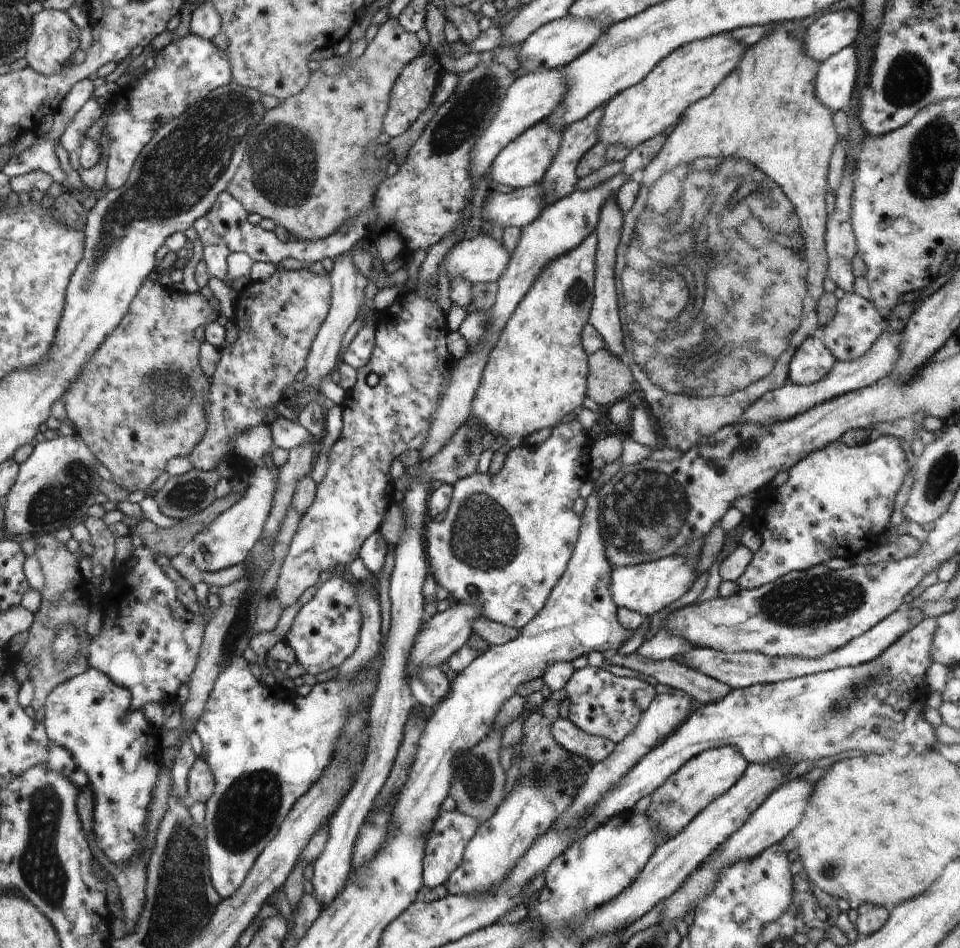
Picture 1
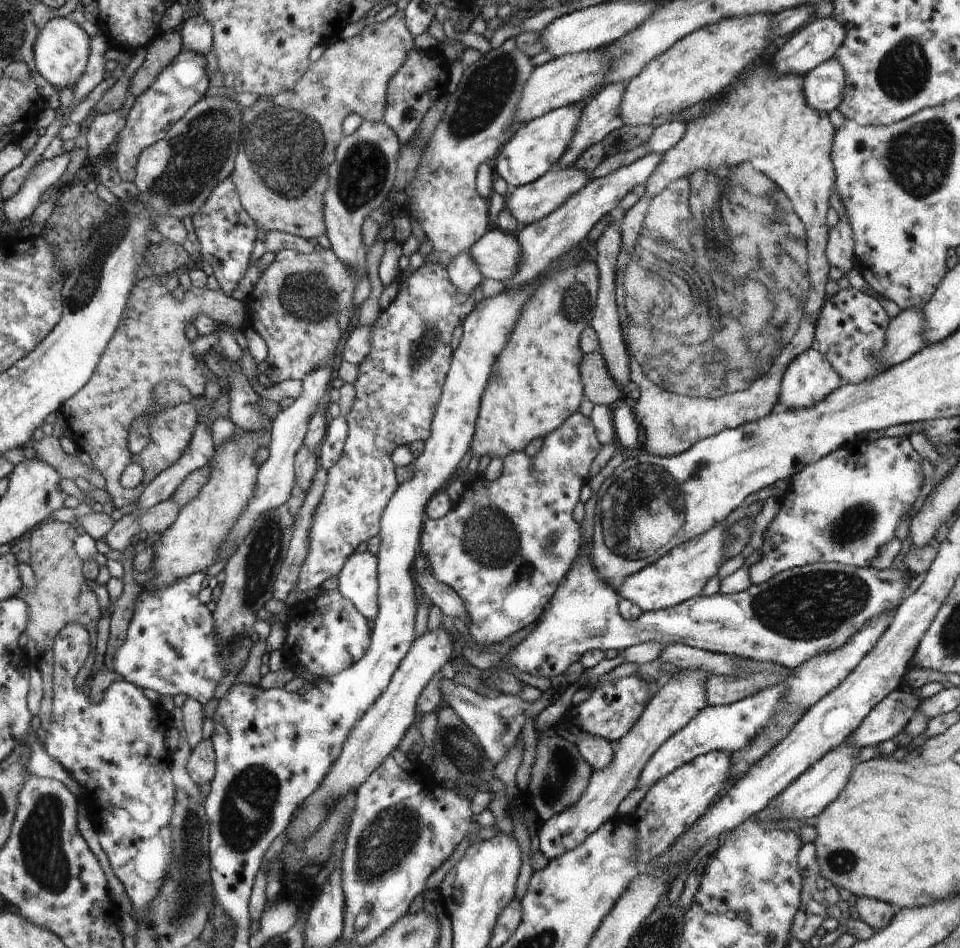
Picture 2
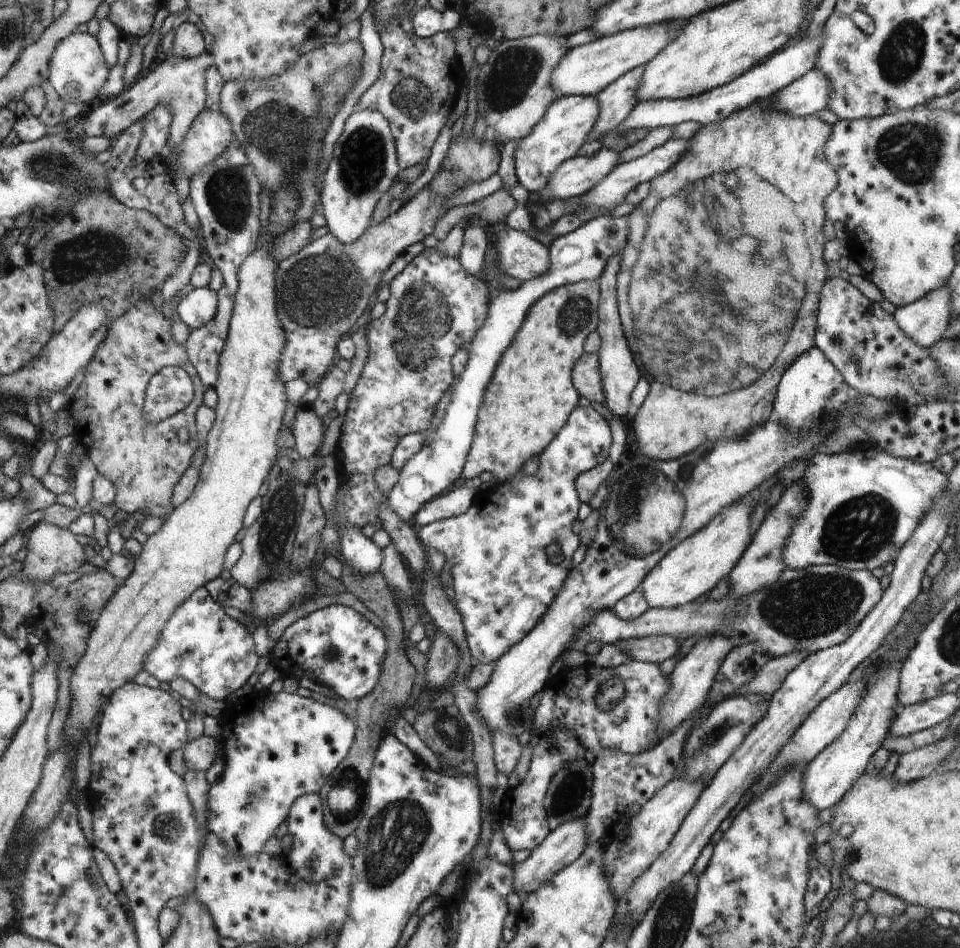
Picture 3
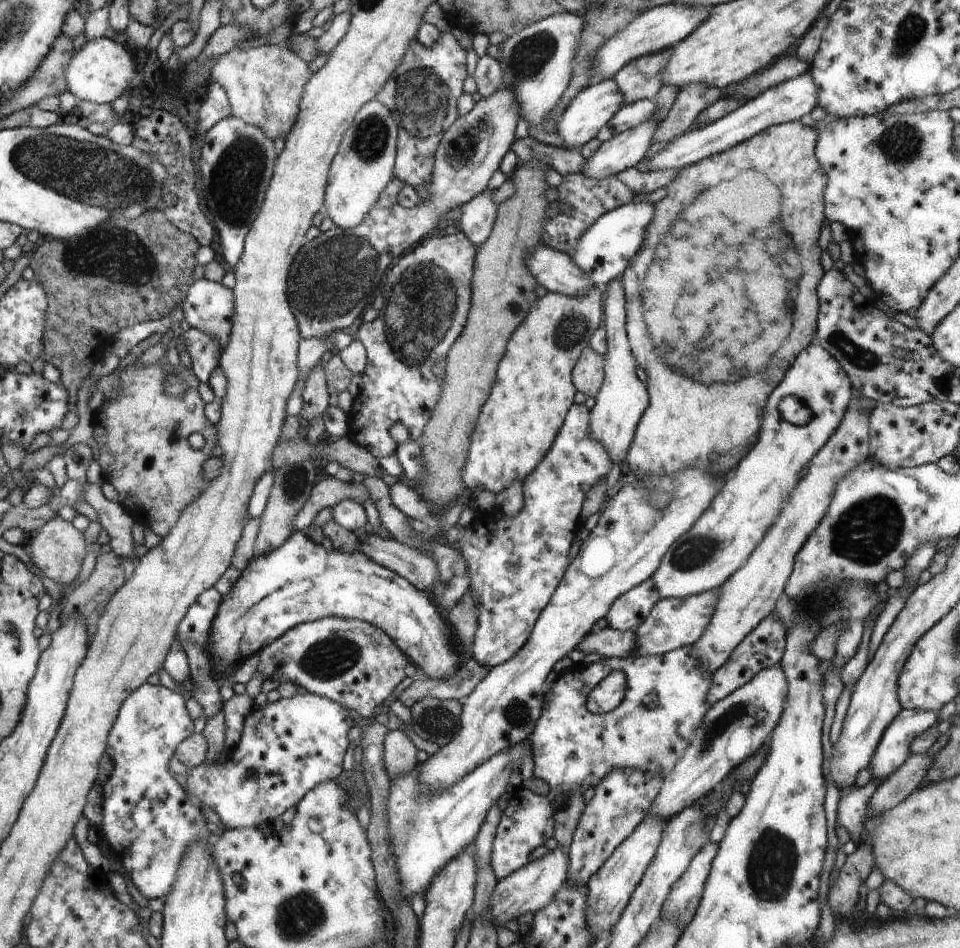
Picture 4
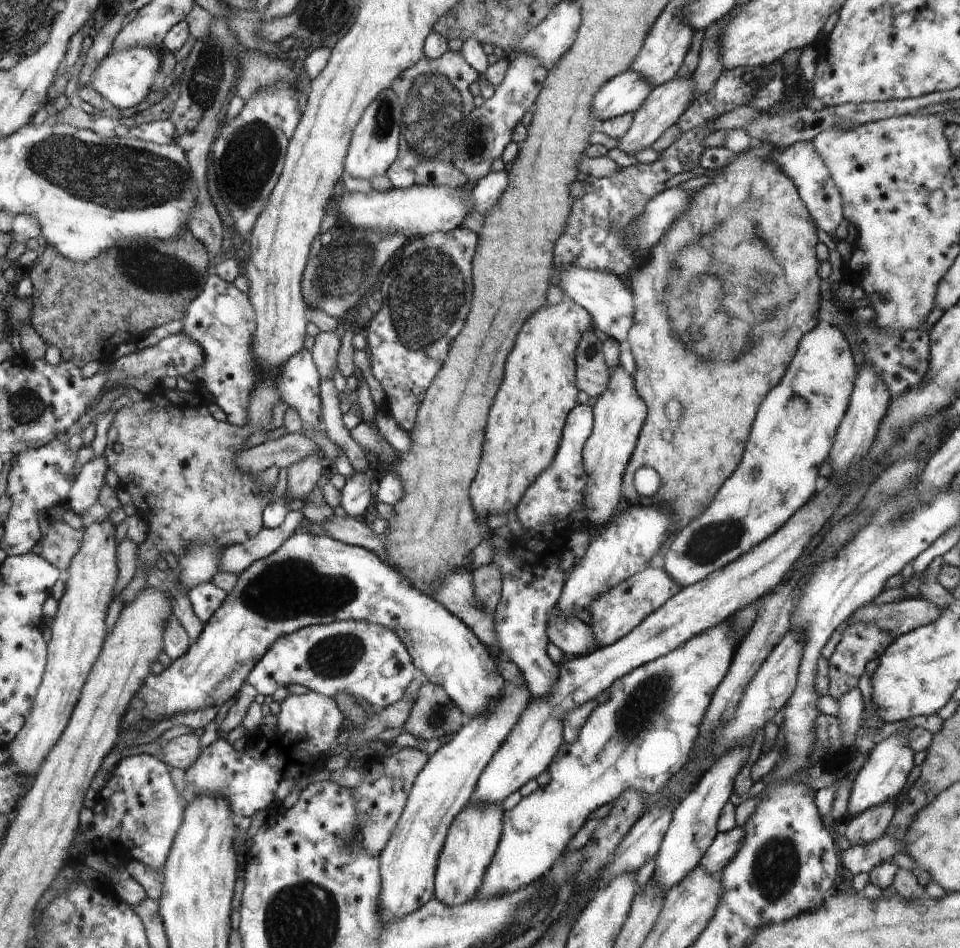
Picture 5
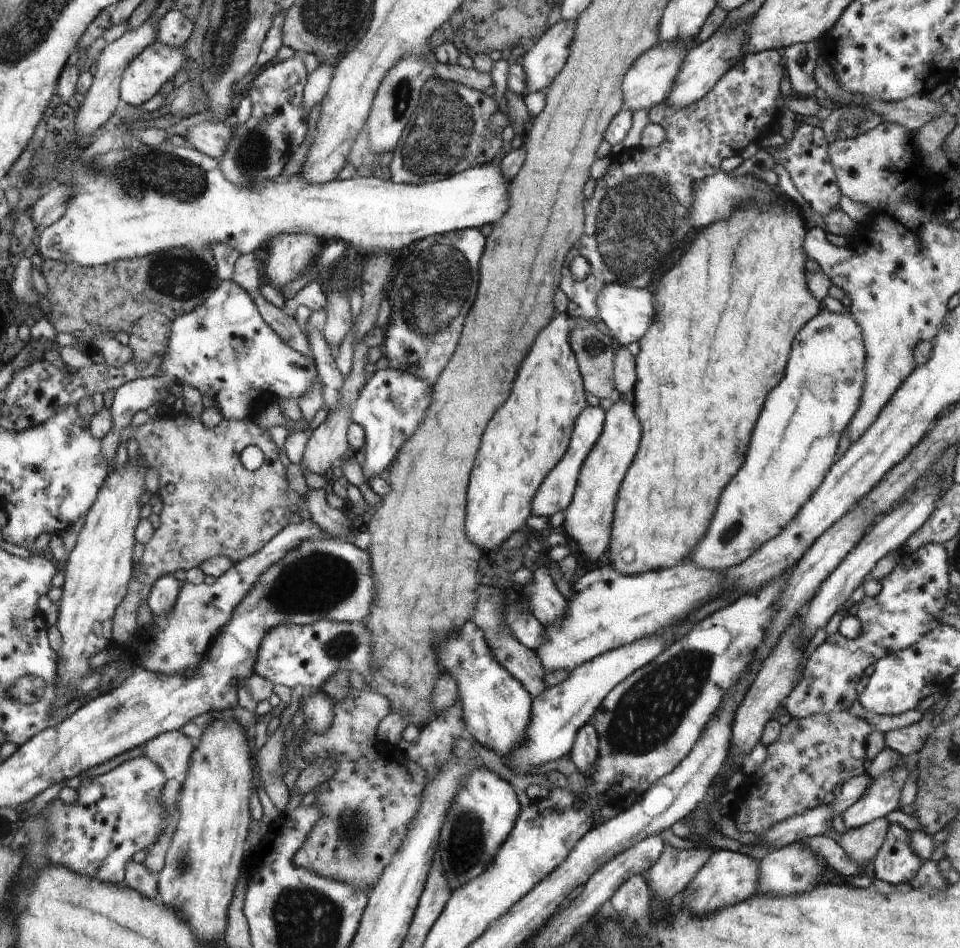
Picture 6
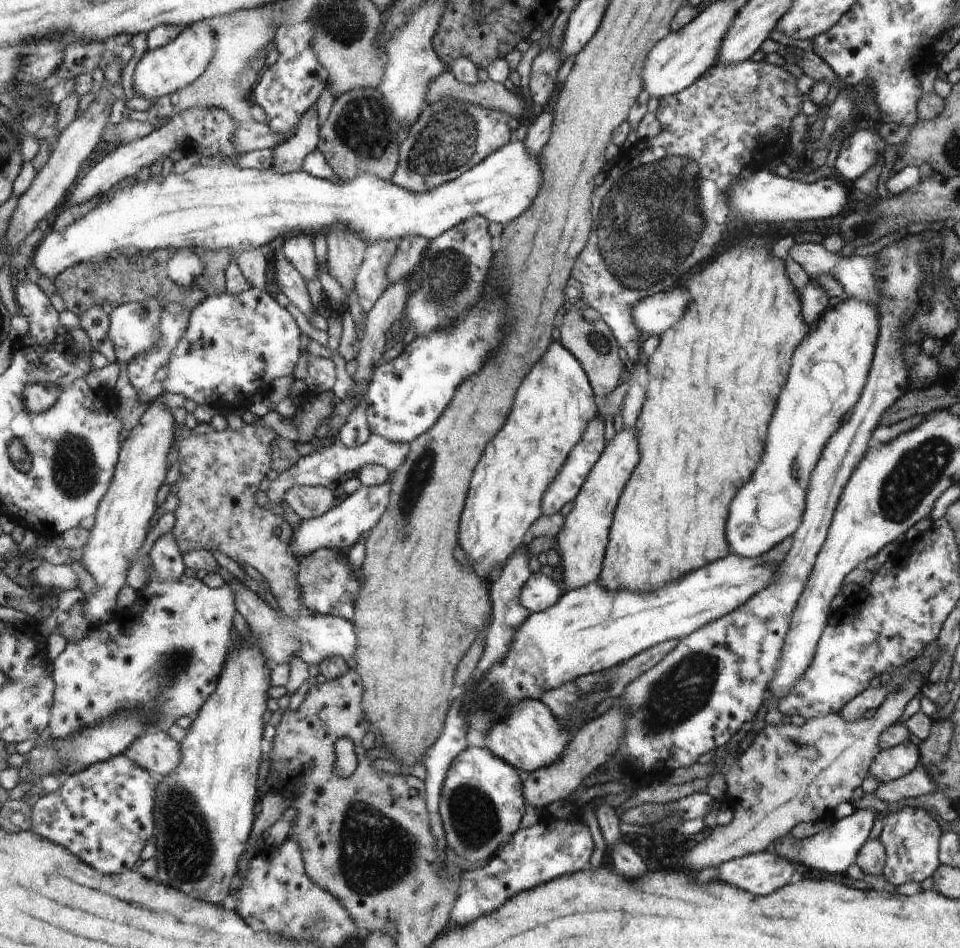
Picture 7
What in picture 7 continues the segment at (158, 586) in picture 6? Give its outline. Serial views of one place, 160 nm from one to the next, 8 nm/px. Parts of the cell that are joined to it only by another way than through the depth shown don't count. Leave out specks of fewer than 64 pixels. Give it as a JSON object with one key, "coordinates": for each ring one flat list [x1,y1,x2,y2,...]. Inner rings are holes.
{"coordinates":[[170,531,155,541,148,556,160,579,175,579,184,575,184,555]]}

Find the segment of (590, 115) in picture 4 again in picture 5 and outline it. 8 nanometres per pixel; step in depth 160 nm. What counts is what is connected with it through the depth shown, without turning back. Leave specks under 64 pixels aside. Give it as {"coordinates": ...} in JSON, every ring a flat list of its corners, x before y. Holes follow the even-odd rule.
{"coordinates":[[634,70,606,82,594,98,594,118,610,120,622,114,635,114,652,95,653,84]]}

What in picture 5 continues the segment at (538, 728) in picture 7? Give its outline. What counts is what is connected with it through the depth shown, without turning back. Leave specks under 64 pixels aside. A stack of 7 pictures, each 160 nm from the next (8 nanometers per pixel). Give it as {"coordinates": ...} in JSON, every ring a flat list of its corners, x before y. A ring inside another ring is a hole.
{"coordinates":[[299,530,271,555,253,562,237,576,233,591,228,593,213,618,205,622,198,638,182,656,173,660,161,673,150,673,150,678,146,678,122,718,121,731,140,725,143,721,152,721,152,725,155,725,176,714,222,706,237,696,254,666,269,652,278,637,296,633,310,625,325,625,332,621,366,621,393,630,409,647,414,666,419,668,421,677,441,686,463,714,468,714,471,719,479,715,486,718,487,711,505,693,506,680,499,673,496,660,490,658,484,644,472,634,473,630,468,625,464,626,465,622,460,622,456,615,450,614,442,603,422,594,373,551,340,542,328,535]]}

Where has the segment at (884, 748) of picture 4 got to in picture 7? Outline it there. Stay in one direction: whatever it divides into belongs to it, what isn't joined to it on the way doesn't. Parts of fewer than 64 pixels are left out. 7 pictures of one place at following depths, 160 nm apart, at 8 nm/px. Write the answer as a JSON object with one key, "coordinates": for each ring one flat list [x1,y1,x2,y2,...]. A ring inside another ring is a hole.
{"coordinates":[[855,809,850,816,834,820,833,824,826,829,804,839,796,839,788,834,774,841,769,850,790,861,800,862,808,868,818,868,818,870,840,874,840,872,846,872,847,868,854,864,859,848,862,848,862,845,869,839,868,836,870,836,877,814,878,812,871,809]]}

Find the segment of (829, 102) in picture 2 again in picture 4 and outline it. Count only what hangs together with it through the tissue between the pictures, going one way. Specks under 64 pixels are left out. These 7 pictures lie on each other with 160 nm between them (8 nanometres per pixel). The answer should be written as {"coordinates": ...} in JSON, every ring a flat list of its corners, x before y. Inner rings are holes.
{"coordinates":[[810,73,796,75,794,78,785,80,762,91,758,96,745,102,740,108,733,110,721,119,675,137,664,150,650,160,647,170,657,171,686,167,712,155,726,152,772,125,807,120,810,111,817,105,817,92,818,88,816,88]]}

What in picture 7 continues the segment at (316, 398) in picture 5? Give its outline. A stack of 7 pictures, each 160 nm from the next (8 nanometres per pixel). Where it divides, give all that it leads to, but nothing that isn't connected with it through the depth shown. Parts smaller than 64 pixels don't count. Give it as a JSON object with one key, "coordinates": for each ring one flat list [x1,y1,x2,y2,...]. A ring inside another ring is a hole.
{"coordinates":[[252,287,250,290,243,292,239,295,231,295,228,292,224,292,219,295,210,295,206,297,196,309,191,310,189,318,188,328,183,334,183,337,178,341,178,344,174,347,171,357,169,358,168,376,164,381,165,392,172,392,172,394,182,394,187,400,194,400,196,404,209,404,211,407,220,408,220,406,231,405,232,408,249,408,252,404,252,398,258,392,268,392,272,381,281,376,291,376,300,360,301,346,300,346,300,334,301,331,292,317,292,314,286,309,281,307,276,302,276,299,270,297,268,291]]}

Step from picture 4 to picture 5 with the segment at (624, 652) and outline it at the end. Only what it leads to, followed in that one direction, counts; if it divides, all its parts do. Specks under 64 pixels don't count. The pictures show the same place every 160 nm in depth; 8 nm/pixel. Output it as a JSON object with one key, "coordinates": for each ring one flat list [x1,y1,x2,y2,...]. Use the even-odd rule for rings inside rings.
{"coordinates":[[556,609,547,624,549,640,569,658,585,655,596,648,593,634,588,624,578,617,565,615]]}

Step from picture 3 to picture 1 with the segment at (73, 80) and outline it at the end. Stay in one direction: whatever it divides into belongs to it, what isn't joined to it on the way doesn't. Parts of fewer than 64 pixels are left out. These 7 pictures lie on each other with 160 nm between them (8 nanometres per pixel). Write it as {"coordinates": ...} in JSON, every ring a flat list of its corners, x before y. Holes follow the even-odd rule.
{"coordinates":[[44,9,33,15,32,21,33,26,25,54,29,67,43,75,56,75,74,64,70,58,80,46,80,29,68,18,66,11]]}

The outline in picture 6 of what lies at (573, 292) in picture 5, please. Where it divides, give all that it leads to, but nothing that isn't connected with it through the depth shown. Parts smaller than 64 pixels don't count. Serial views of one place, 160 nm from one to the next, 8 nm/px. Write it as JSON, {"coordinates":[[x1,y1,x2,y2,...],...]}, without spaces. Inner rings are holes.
{"coordinates":[[610,283,606,285,598,295,597,300,601,311,601,322,606,325,620,345,639,342,646,334,656,314,655,296,653,289,635,289,629,286]]}

